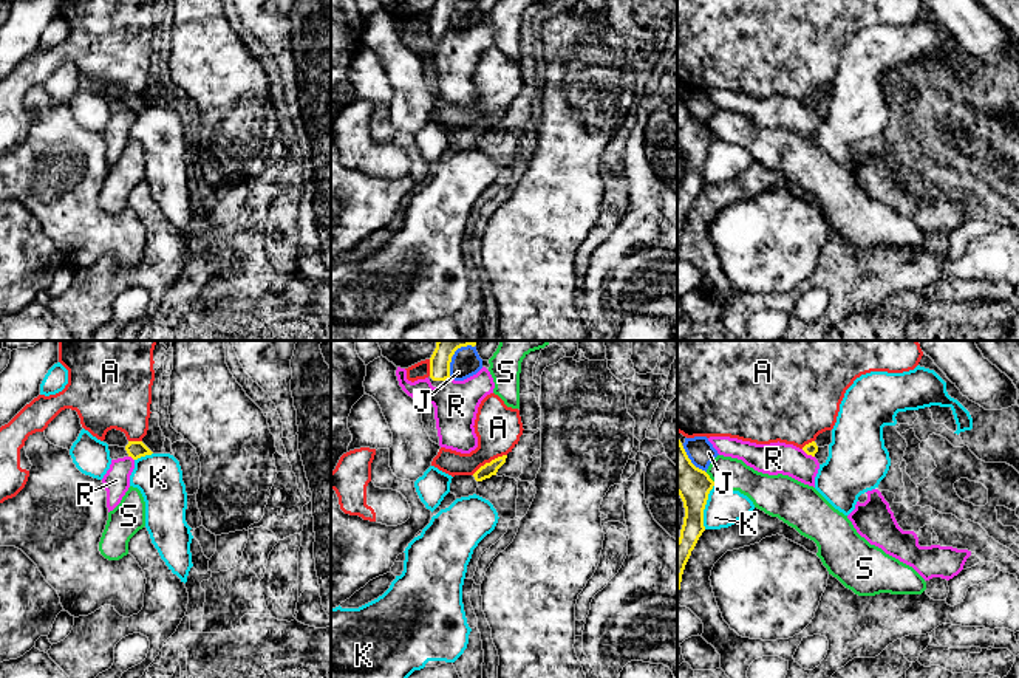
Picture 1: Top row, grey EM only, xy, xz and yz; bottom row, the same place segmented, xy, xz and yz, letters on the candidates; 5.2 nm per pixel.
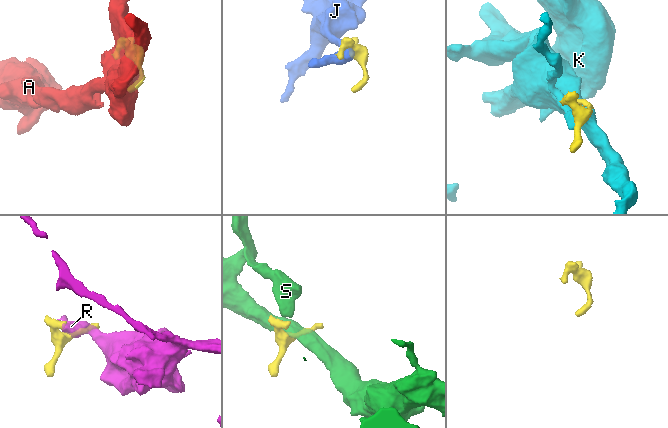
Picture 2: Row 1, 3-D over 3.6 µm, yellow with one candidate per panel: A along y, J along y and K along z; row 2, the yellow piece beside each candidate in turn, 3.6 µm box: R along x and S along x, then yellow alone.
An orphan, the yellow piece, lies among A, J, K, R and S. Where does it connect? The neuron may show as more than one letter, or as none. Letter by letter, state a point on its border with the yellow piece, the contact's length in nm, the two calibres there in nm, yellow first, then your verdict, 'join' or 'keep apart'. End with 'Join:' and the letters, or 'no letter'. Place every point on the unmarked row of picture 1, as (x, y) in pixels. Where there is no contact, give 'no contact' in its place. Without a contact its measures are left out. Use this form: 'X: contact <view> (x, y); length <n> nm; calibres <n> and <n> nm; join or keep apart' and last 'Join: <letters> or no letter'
A: contact xz (490, 115); length 220 nm; calibres 70 and 240 nm; keep apart
J: contact xz (449, 22); length 110 nm; calibres 110 and 150 nm; keep apart
K: contact yz (704, 160); length 240 nm; calibres 190 and 190 nm; keep apart
R: contact yz (807, 107); length 80 nm; calibres 60 and 170 nm; keep apart
S: contact yz (710, 132); length 80 nm; calibres 190 and 160 nm; keep apart
Join: no letter

